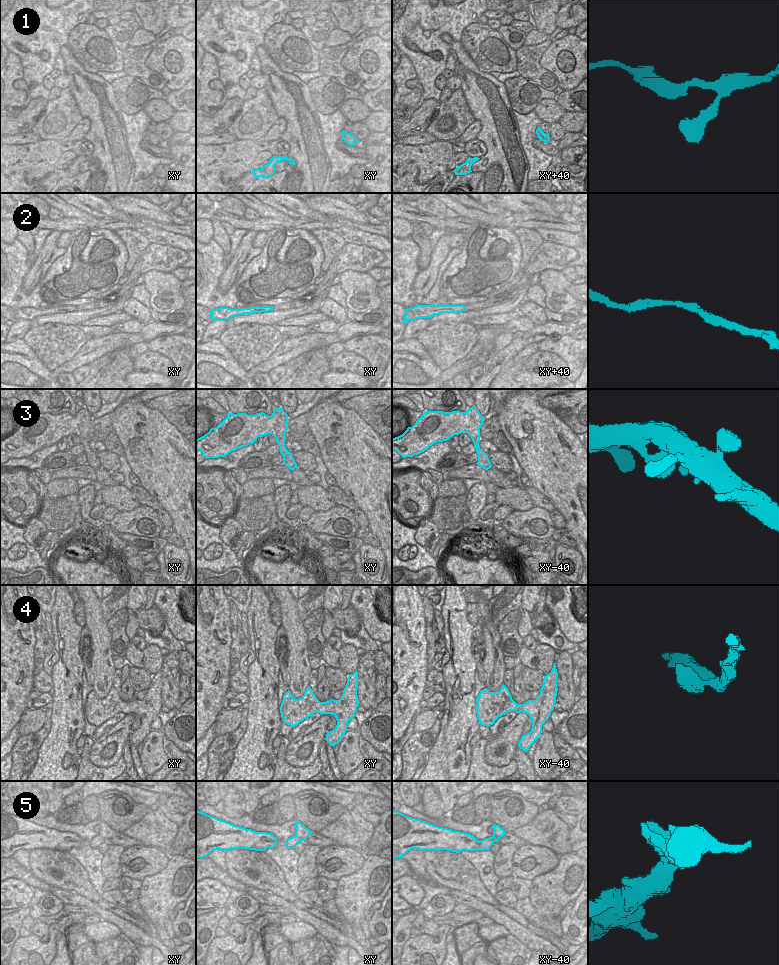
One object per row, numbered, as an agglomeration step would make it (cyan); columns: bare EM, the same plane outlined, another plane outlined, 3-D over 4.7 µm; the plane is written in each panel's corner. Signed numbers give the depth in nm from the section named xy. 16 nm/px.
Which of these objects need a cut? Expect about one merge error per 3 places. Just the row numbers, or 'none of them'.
none of them

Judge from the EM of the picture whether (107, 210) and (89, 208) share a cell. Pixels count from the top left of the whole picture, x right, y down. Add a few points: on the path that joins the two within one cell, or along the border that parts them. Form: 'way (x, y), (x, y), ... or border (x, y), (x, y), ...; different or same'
way (103, 209), (93, 208); same

